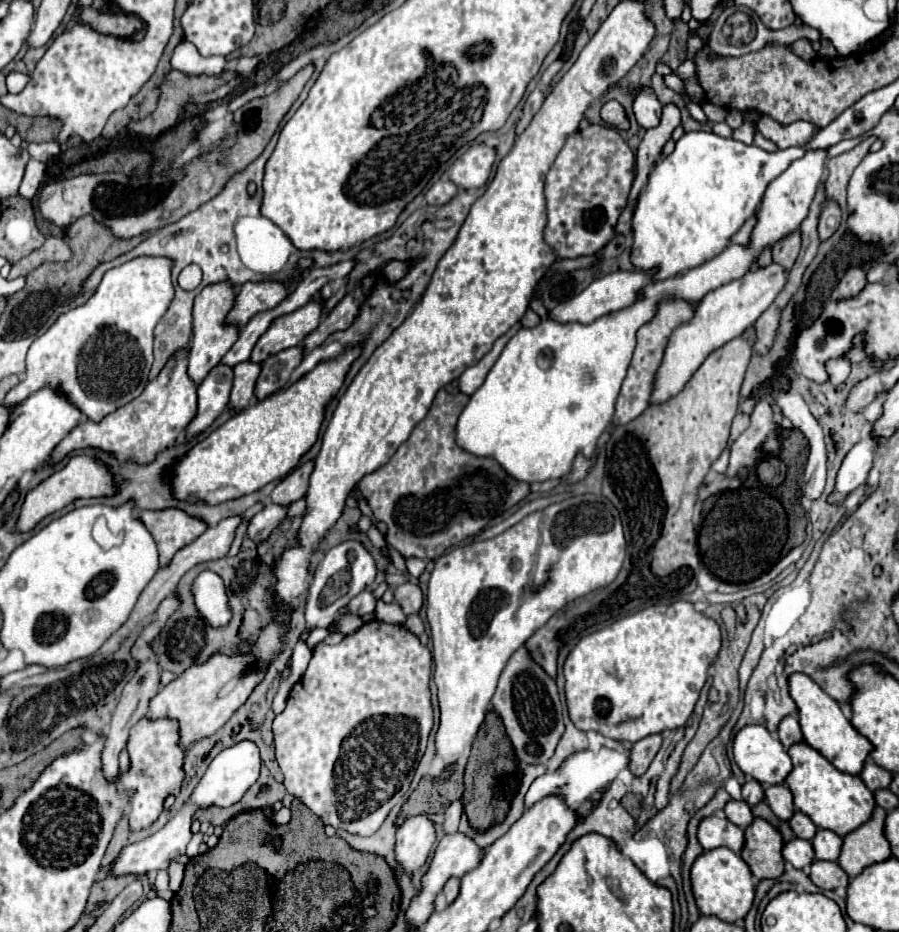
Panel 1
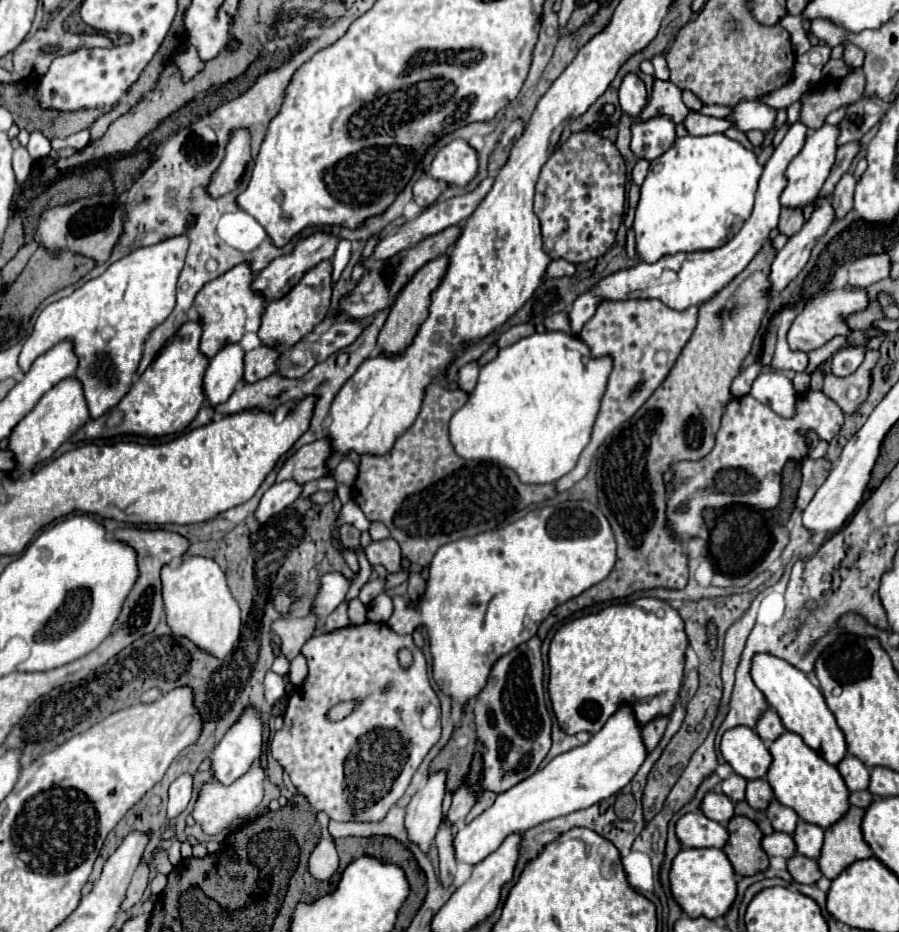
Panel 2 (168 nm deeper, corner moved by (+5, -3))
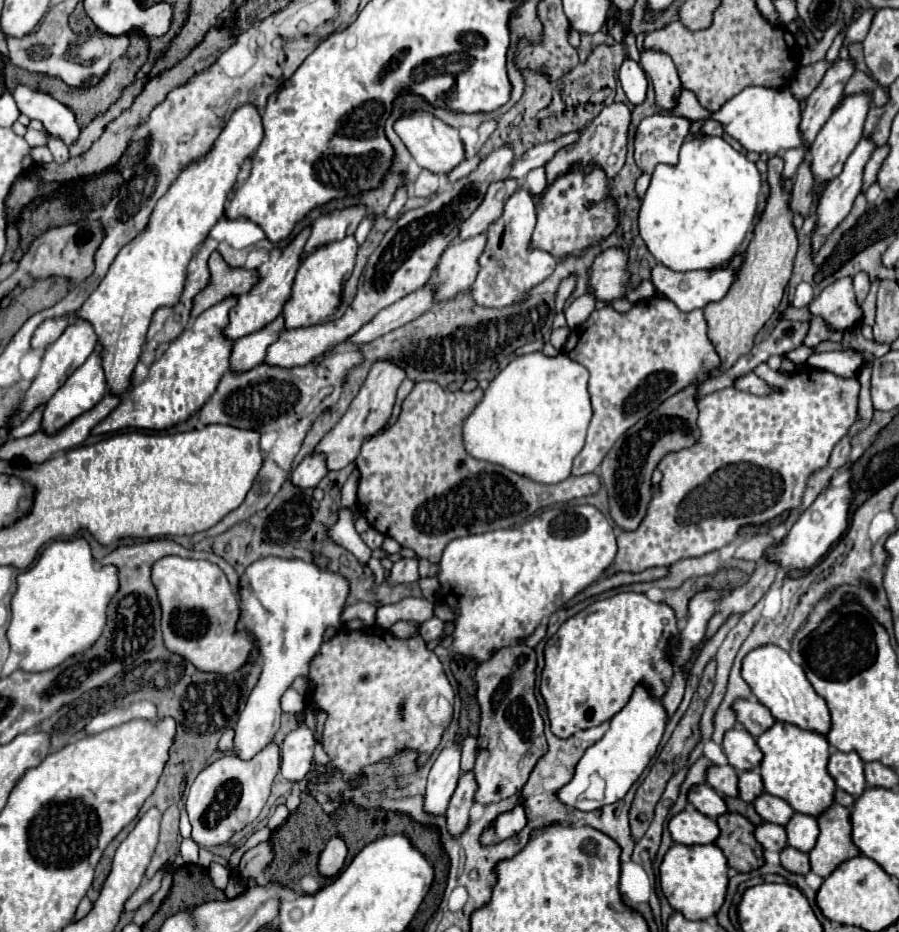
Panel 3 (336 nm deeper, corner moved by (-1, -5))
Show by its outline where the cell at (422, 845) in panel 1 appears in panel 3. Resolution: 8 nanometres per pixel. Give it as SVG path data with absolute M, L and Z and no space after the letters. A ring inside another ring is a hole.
M460 745L446 747L434 761L424 795L424 811L440 817L446 813L450 797L460 779Z

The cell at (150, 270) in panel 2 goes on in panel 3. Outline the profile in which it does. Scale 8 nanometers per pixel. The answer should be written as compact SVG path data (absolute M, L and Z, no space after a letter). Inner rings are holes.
M242 105L234 111L214 149L204 161L188 165L168 193L156 203L148 227L132 239L114 259L110 271L84 305L68 315L46 319L32 335L32 349L44 351L54 343L74 319L88 321L102 345L102 369L110 395L124 395L132 385L132 373L140 359L148 327L160 307L174 307L180 301L186 283L186 267L194 249L208 237L210 229L224 215L228 193L236 183L240 165L254 155L262 141L262 119L254 105Z

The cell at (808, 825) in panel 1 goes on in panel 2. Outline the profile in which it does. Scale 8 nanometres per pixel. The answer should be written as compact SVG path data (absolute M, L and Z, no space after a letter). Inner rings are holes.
M772 799L770 805L766 807L766 815L772 827L782 833L794 833L794 825L798 825L798 815L790 807L780 805L776 799Z

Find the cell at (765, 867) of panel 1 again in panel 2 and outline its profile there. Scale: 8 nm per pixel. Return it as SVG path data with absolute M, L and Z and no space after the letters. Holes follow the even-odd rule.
M734 815L728 825L728 841L724 853L728 855L734 871L738 875L754 875L768 869L768 855L762 851L762 831L748 817Z

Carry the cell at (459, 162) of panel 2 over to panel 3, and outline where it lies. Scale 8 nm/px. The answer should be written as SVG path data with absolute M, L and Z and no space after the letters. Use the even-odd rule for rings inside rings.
M408 113L404 119L394 123L394 129L400 135L400 139L404 141L404 145L408 147L408 151L412 153L414 161L420 167L424 167L436 175L450 173L454 167L458 167L466 159L464 143L460 139L458 131L444 125L440 119L436 119L430 113Z

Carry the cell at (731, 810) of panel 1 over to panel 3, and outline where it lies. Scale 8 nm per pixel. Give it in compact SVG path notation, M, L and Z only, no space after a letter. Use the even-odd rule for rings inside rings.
M708 783L704 785L694 785L688 793L688 801L706 817L718 819L720 815L728 813L726 801L722 795L718 795L716 791L712 791L712 787L708 787Z

